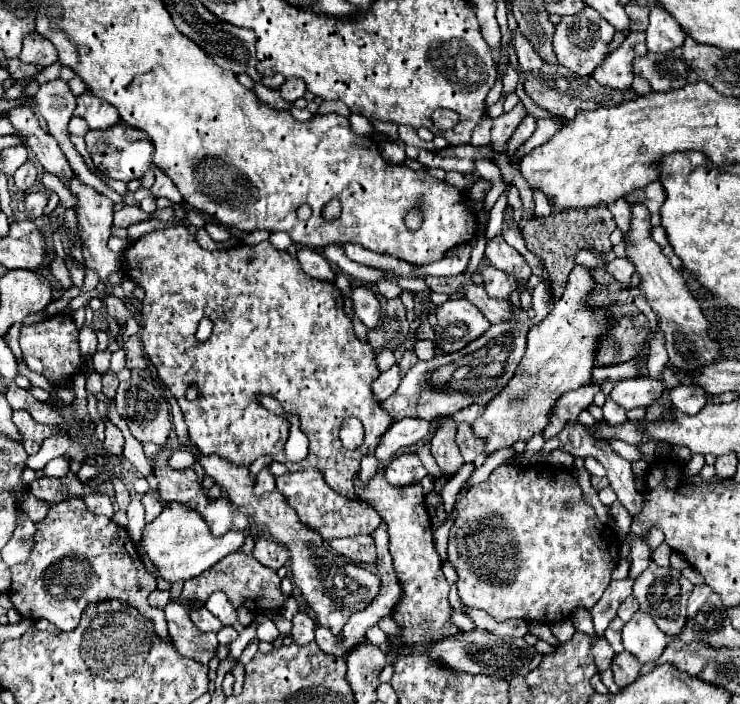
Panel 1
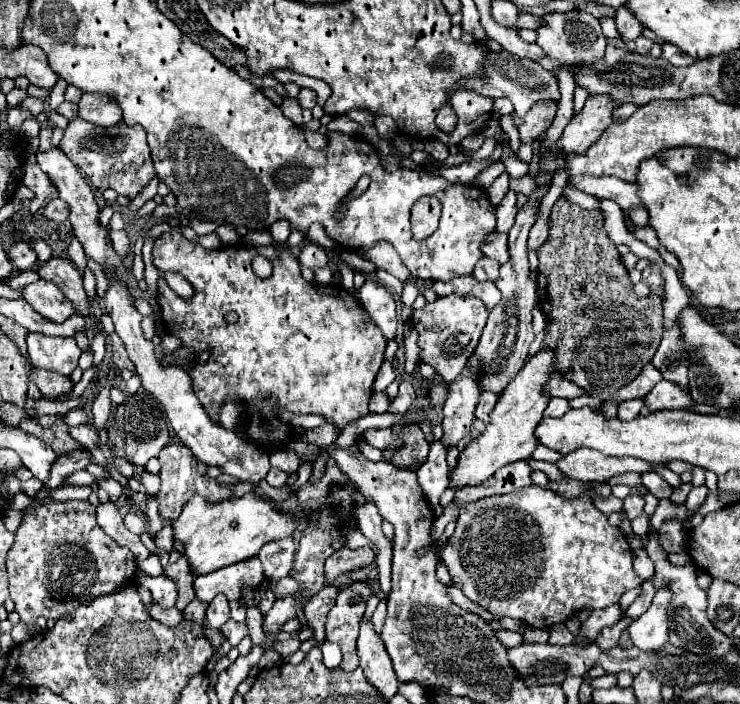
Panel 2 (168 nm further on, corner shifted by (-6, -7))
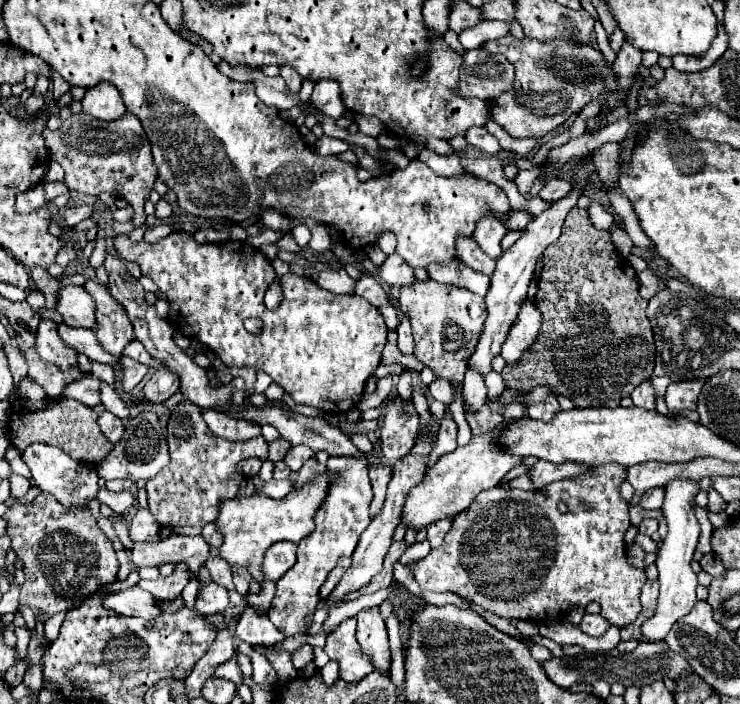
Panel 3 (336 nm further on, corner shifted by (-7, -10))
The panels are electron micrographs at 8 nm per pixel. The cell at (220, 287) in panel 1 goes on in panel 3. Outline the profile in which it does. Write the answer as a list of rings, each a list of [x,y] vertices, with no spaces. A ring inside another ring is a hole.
[[[172,232],[156,244],[146,244],[134,243],[127,234],[119,234],[115,237],[114,249],[121,259],[136,262],[142,268],[142,274],[150,276],[166,296],[170,304],[170,326],[186,338],[194,338],[208,346],[226,366],[248,366],[256,372],[266,372],[296,404],[324,410],[324,414],[344,414],[362,400],[364,384],[380,364],[388,334],[384,318],[364,298],[356,294],[336,296],[314,284],[310,278],[288,272],[280,278],[284,300],[270,312],[264,306],[264,292],[268,284],[278,278],[274,266],[260,250],[234,240],[222,244],[198,244],[188,232]],[[246,318],[258,318],[262,322],[260,334],[252,334],[242,326]]]

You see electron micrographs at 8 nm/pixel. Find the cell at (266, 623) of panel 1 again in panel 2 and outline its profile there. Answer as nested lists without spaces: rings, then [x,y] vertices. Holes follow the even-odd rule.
[[[293,635],[291,639],[285,639],[285,641],[281,641],[281,643],[275,645],[275,649],[277,649],[277,653],[279,653],[281,657],[293,655],[295,651],[299,651],[299,647],[301,647],[301,639],[299,639],[297,635]]]

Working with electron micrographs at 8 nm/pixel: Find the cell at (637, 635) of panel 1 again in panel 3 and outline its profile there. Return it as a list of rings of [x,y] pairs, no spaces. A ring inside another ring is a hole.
[[[672,480],[666,486],[666,498],[664,498],[664,506],[662,512],[666,516],[668,522],[668,534],[664,538],[664,544],[658,552],[656,558],[656,566],[658,566],[658,584],[660,584],[660,596],[658,596],[658,604],[656,604],[656,612],[652,618],[648,618],[640,632],[642,638],[648,642],[660,642],[664,640],[664,636],[668,634],[668,630],[672,628],[672,624],[676,620],[680,620],[684,614],[688,614],[688,610],[694,606],[696,602],[696,572],[690,568],[692,562],[692,554],[700,536],[700,526],[698,520],[694,516],[694,496],[698,492],[698,482],[696,480]]]

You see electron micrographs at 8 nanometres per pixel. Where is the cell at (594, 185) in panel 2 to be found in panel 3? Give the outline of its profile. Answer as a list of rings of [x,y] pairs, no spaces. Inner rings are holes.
[[[552,178],[552,180],[540,190],[540,198],[544,198],[544,200],[560,200],[560,198],[568,196],[568,190],[572,190],[572,182],[570,182],[570,180]]]

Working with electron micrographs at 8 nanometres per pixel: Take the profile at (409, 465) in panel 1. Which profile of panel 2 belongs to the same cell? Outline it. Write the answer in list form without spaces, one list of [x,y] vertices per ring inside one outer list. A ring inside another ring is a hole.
[[[405,423],[401,427],[401,449],[395,451],[393,463],[401,469],[417,469],[427,461],[429,443],[417,423]]]

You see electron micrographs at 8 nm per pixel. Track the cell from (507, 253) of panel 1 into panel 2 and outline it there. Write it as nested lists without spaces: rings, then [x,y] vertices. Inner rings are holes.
[[[493,233],[487,235],[487,239],[481,245],[481,251],[485,257],[491,257],[499,263],[509,261],[509,251],[507,251],[507,233]]]

